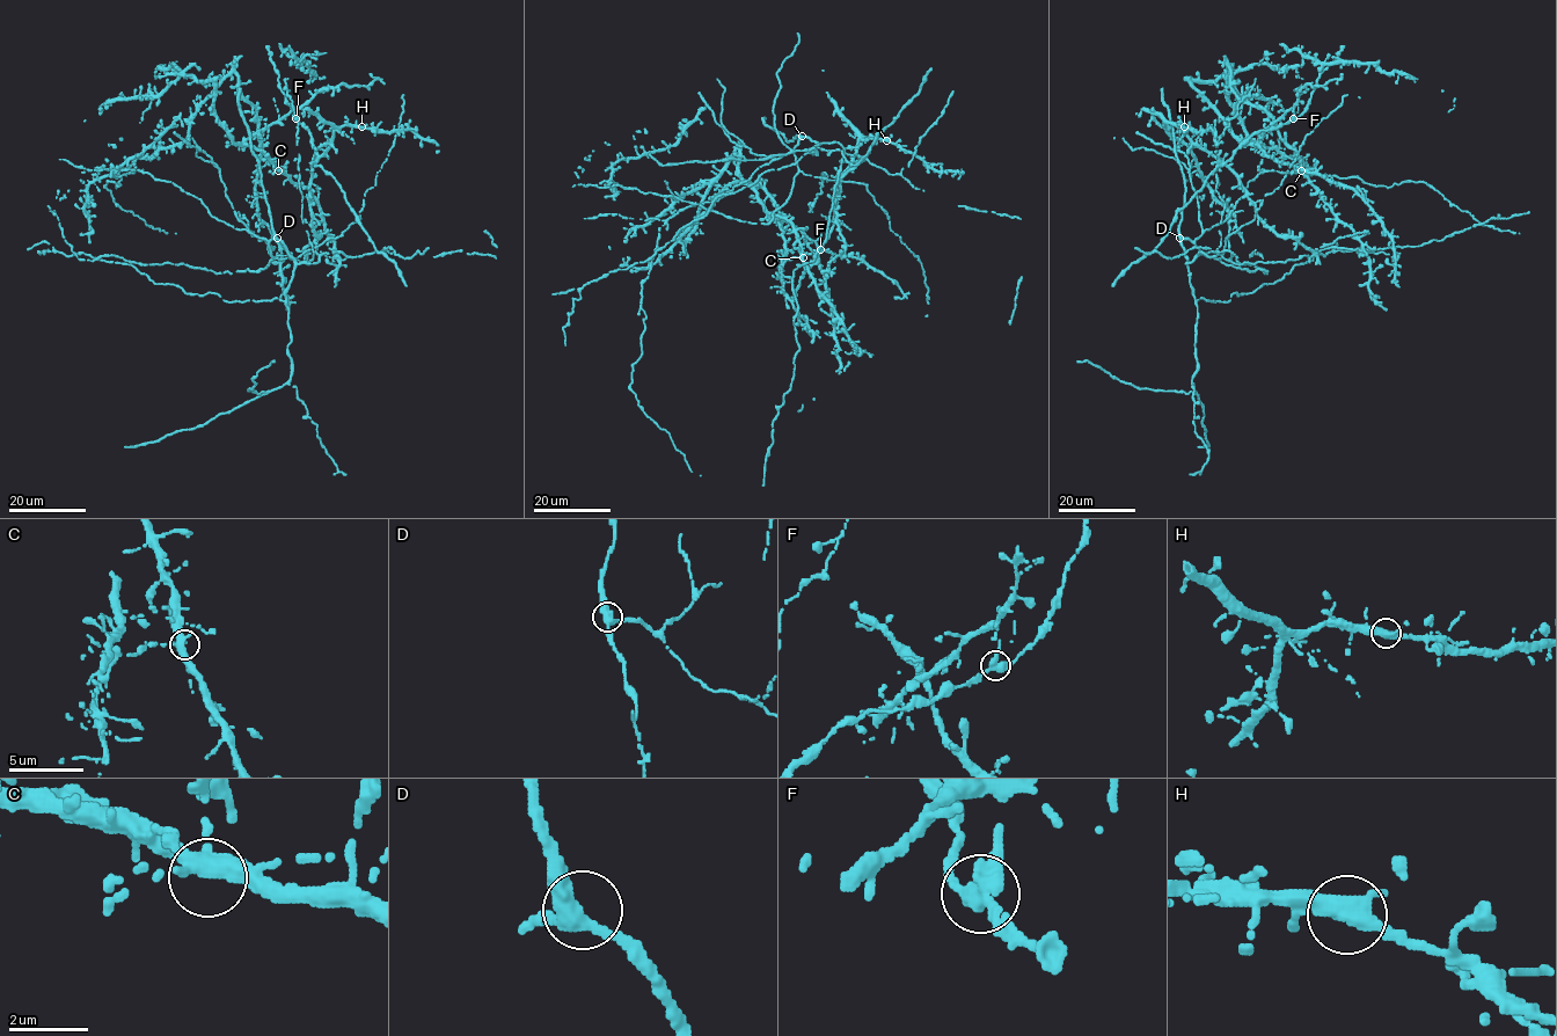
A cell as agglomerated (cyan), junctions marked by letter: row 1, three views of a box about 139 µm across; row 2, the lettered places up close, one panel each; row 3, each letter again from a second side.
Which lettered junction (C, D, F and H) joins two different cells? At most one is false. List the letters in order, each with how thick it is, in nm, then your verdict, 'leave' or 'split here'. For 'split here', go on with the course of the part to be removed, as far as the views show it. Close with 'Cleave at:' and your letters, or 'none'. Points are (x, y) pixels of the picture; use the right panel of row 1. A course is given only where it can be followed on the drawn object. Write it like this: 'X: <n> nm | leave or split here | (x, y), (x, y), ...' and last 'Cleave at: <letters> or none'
C: 360 nm | leave
D: 360 nm | leave
F: 380 nm | split here | (1293, 118), (1269, 130), (1255, 132), (1219, 165), (1177, 211), (1162, 240), (1132, 263), (1112, 286)
H: 360 nm | leave
Cleave at: F

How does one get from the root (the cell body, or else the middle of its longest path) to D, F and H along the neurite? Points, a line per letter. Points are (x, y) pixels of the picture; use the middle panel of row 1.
D: (673, 245), (650, 265), (659, 228), (670, 218), (689, 206), (718, 201), (760, 166), (790, 153), (802, 136)
F: (673, 245), (728, 184), (750, 182), (774, 202), (786, 260), (801, 257), (797, 235), (770, 214), (820, 249)
H: (673, 245), (750, 182), (774, 202), (786, 260), (797, 235), (770, 214), (823, 250), (857, 141), (886, 140)

